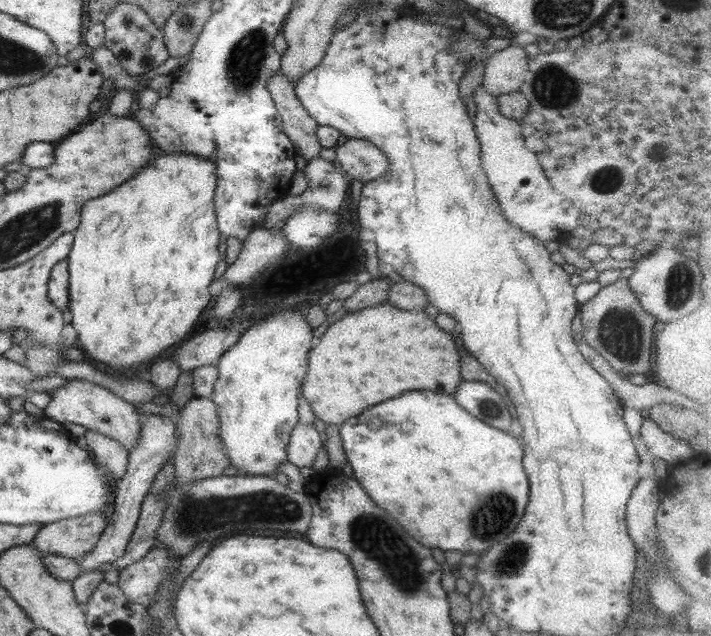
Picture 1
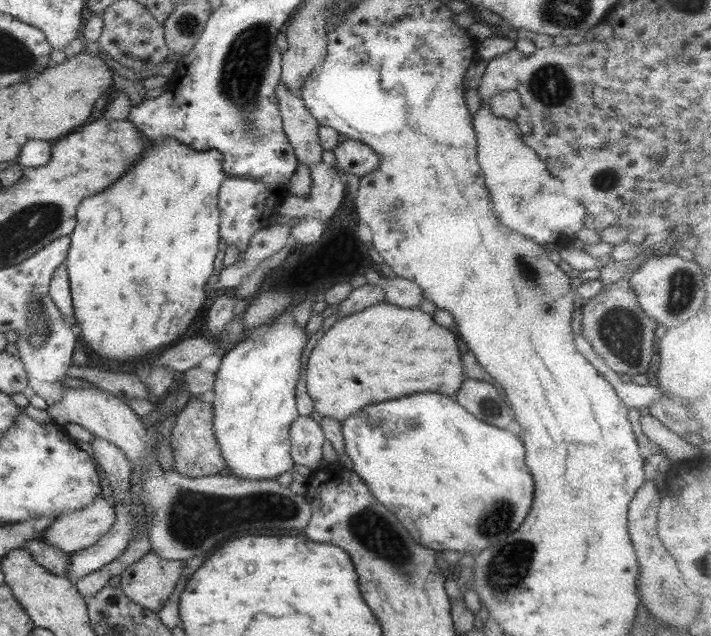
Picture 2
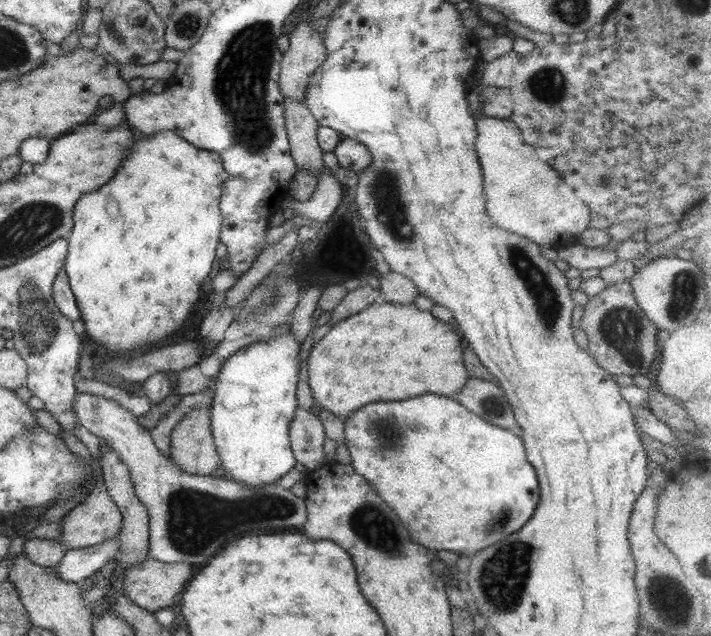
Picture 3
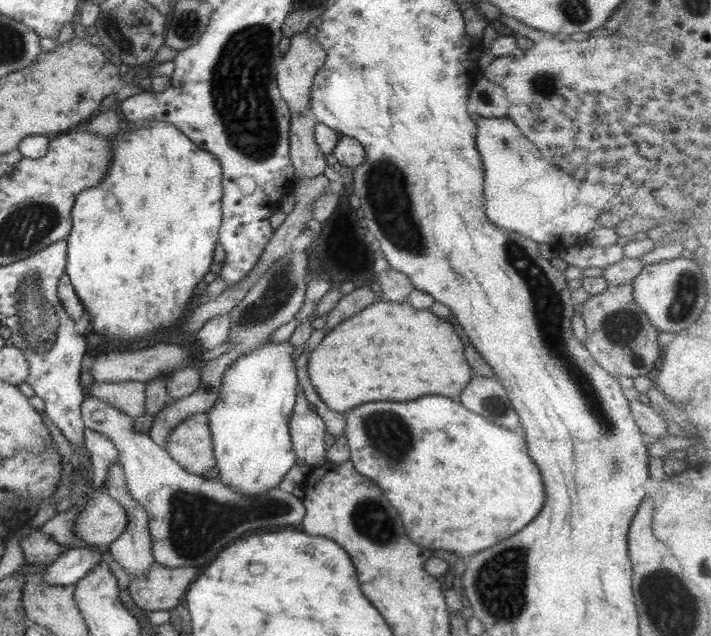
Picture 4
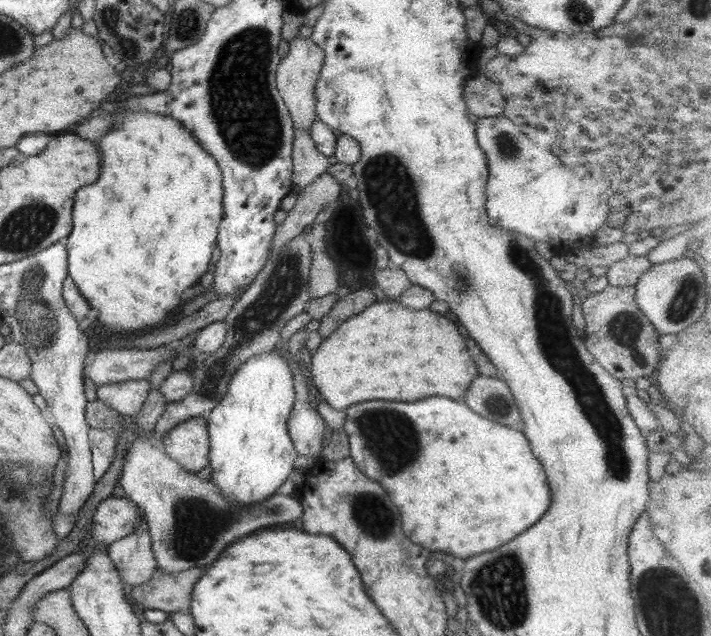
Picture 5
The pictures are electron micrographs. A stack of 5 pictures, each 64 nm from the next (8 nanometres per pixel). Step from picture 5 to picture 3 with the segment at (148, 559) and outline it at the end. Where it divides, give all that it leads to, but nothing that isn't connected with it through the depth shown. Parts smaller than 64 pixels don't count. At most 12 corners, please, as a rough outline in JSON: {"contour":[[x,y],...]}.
{"contour":[[111,447],[99,464],[123,524],[116,559],[140,565],[149,556],[149,514],[130,470]]}

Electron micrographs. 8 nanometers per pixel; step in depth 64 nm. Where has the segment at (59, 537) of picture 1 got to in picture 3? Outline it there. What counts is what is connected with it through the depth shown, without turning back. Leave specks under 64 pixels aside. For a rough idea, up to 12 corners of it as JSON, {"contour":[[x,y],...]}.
{"contour":[[100,478],[62,518],[58,542],[96,546],[121,531],[122,513]]}

